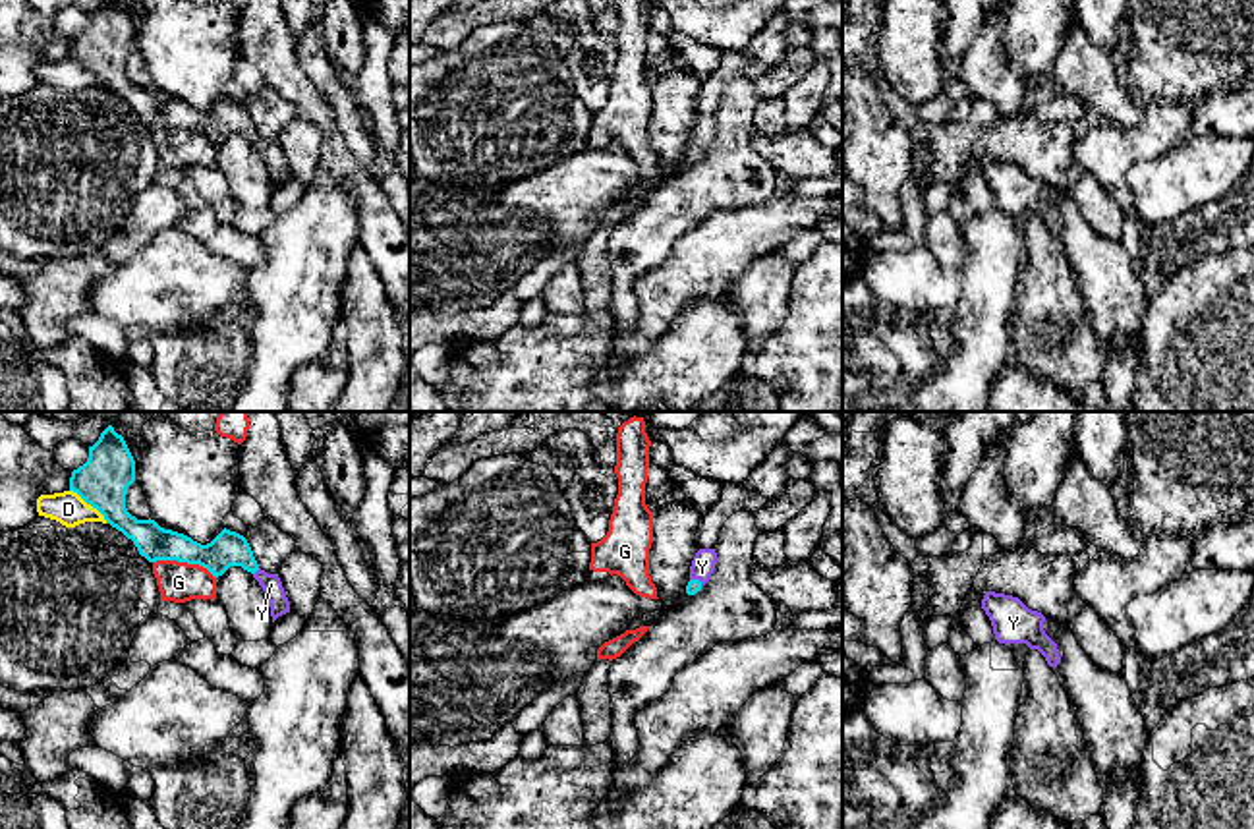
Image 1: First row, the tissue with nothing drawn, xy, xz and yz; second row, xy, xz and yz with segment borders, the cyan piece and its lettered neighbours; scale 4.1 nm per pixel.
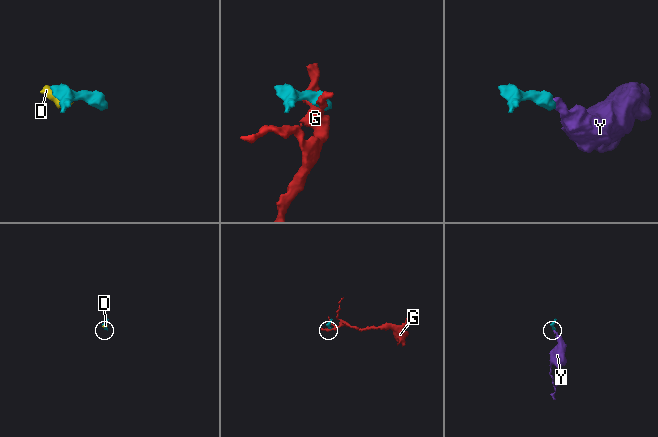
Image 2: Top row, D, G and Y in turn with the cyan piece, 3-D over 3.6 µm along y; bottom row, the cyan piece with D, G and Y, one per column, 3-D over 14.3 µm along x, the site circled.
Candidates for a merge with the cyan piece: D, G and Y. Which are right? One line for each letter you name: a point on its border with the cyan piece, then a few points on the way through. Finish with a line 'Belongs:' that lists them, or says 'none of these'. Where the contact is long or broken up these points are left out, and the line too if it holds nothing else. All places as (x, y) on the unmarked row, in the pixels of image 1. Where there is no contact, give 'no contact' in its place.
Y: xy (256, 138) | across xy (227, 116), (236, 118), (256, 138), (271, 151)
Belongs: Y

